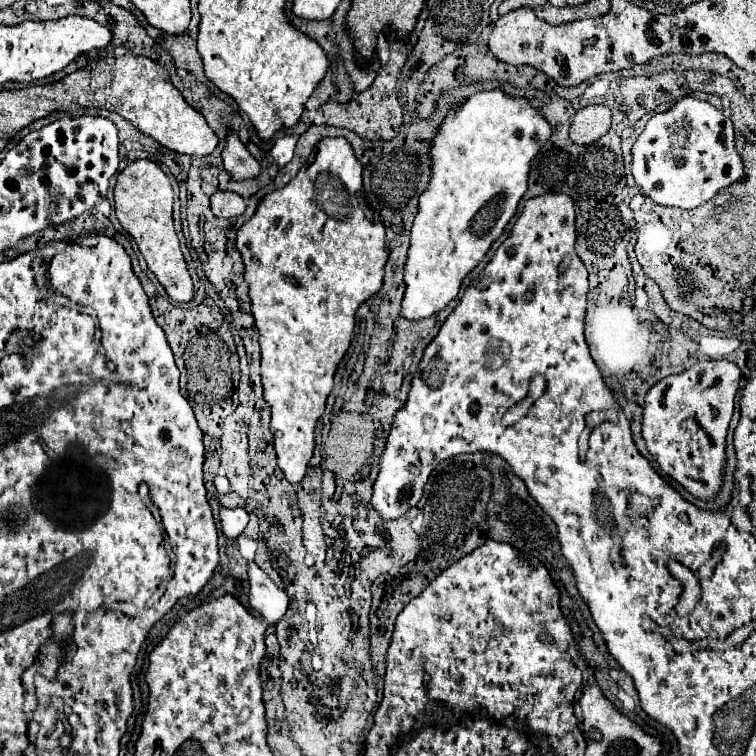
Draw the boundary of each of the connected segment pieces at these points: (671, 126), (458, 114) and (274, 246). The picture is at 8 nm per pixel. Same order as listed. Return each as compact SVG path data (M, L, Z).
M682 98L670 110L652 116L644 132L632 144L632 176L640 192L660 206L696 208L708 202L718 190L742 178L742 160L734 148L732 120L704 100Z
M500 88L476 92L470 98L450 106L444 122L436 128L436 136L432 138L432 140L436 140L436 144L430 144L430 148L428 148L428 156L432 160L432 180L428 182L428 188L420 194L418 214L414 218L414 226L412 226L412 232L410 232L410 250L408 250L408 258L406 258L406 266L404 266L406 292L404 292L404 298L402 298L402 316L406 320L424 320L428 316L434 316L434 314L438 314L438 310L442 310L450 300L454 300L458 296L458 290L460 290L460 284L462 284L464 276L486 256L492 242L504 232L506 224L516 214L518 202L524 196L524 192L528 190L528 176L530 176L530 170L532 170L532 160L528 160L528 156L538 156L538 152L550 140L550 136L552 136L552 126L548 124L548 120L544 118L544 114L540 110L532 108L528 98L514 98L506 92L502 92Z
M328 138L328 140L320 140L314 148L314 154L310 156L310 164L306 170L300 170L284 188L274 190L270 194L266 194L256 208L256 214L238 230L236 236L236 248L242 254L244 260L244 280L248 282L248 296L250 296L250 308L252 308L252 316L256 320L256 328L258 328L258 336L260 336L260 348L262 348L262 388L264 388L264 400L270 404L272 408L272 422L270 422L270 430L274 436L274 448L278 454L278 466L284 472L286 480L296 484L304 478L306 466L312 458L312 450L314 450L314 428L318 418L324 412L326 406L326 398L332 392L332 378L336 372L338 362L342 360L342 356L346 354L352 334L354 334L354 314L358 310L358 306L368 300L372 294L376 294L382 286L382 276L384 276L384 262L388 258L388 248L386 248L386 238L384 238L384 224L378 220L372 222L368 218L368 214L364 212L364 204L362 204L362 164L358 162L358 158L354 156L354 150L350 146L350 142L346 138Z

